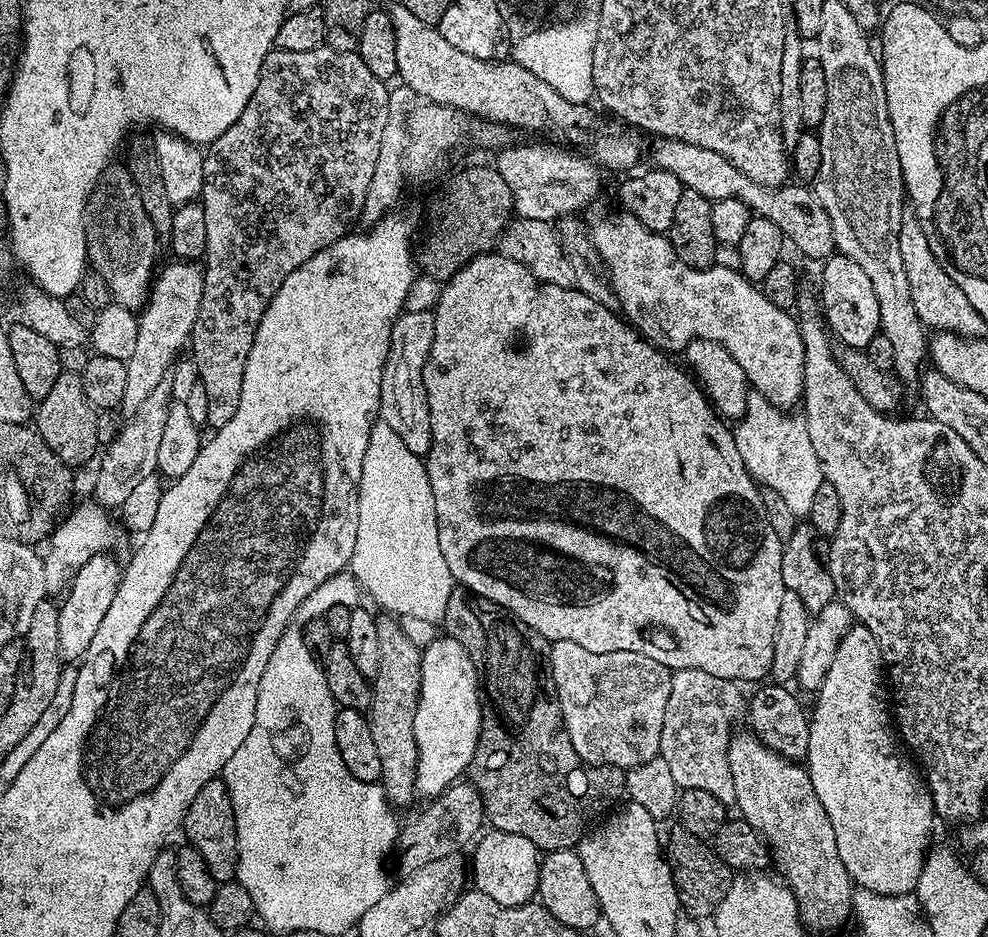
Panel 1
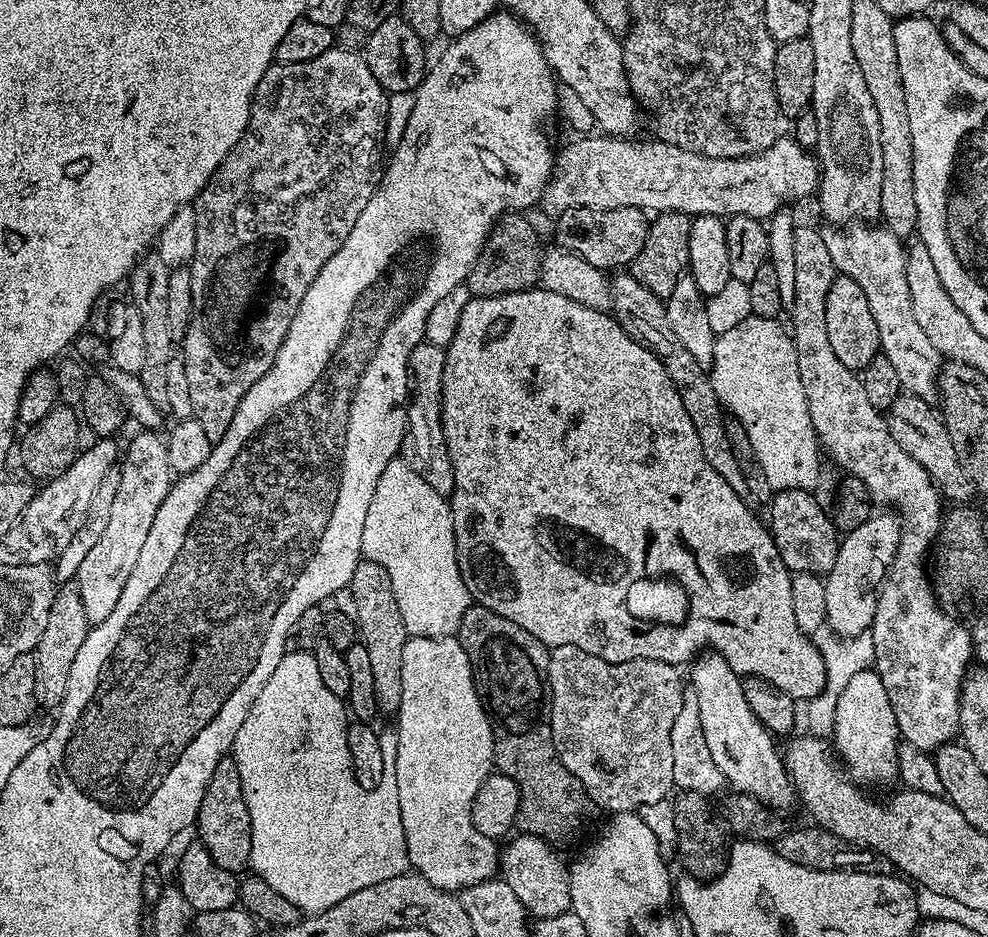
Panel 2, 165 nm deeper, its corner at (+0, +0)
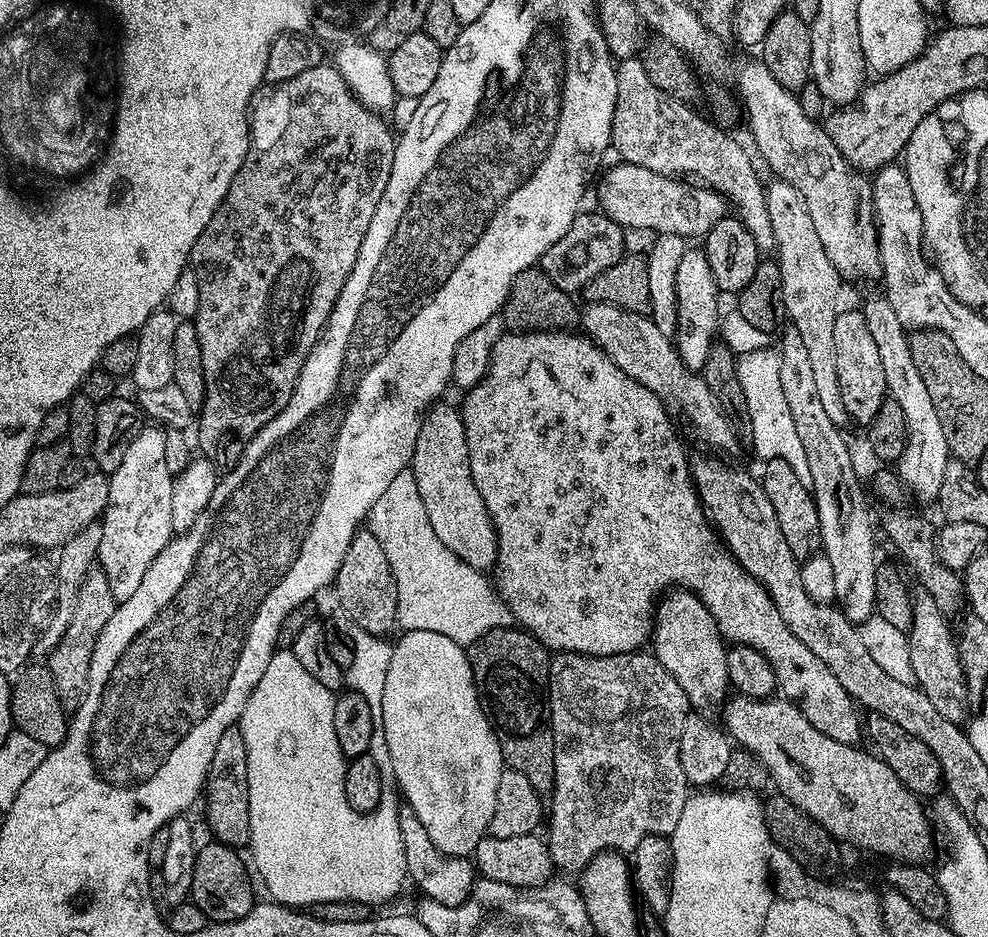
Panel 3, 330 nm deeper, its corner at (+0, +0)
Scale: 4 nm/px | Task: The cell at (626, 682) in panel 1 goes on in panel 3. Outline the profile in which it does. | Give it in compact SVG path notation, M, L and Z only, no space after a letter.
M637 650L635 652L627 652L626 654L614 654L613 656L587 656L586 654L578 654L577 652L562 652L551 657L548 665L548 715L552 718L552 737L554 738L554 786L550 793L552 799L552 808L550 804L550 815L546 820L546 828L548 824L548 836L546 835L546 843L548 852L552 856L552 863L557 869L560 868L564 872L573 872L579 874L584 871L584 867L589 862L601 854L607 853L609 850L615 850L621 854L632 854L638 844L642 842L642 838L647 835L658 835L667 837L674 830L674 826L678 826L678 818L682 818L682 806L686 806L690 795L690 785L686 774L682 774L682 758L680 757L680 743L682 742L682 722L686 722L686 718L690 715L690 705L686 694L682 690L682 686L678 686L678 682L674 682L674 678L670 678L668 671L656 661L655 655L648 650Z

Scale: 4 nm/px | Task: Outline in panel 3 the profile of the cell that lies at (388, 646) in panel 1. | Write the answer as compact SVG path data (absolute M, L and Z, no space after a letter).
M361 530L354 534L346 556L342 558L342 566L338 566L335 588L336 596L351 623L362 626L362 630L375 636L387 637L388 632L397 631L398 586L394 582L386 550L382 550L382 545L378 543L378 538L374 538L371 530Z

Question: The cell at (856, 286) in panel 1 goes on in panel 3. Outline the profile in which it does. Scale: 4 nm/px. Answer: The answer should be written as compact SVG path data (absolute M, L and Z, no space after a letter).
M837 311L834 322L834 354L838 366L838 386L848 420L857 420L861 426L872 423L878 414L882 402L888 396L886 374L882 371L882 362L878 355L878 345L870 335L870 326L866 326L863 311Z

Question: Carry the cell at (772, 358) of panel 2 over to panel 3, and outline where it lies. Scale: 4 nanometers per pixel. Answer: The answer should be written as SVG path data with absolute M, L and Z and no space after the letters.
M770 348L746 353L737 359L738 380L742 383L747 410L750 411L751 447L766 462L774 457L782 457L790 463L794 474L798 474L803 484L808 484L811 478L809 463L806 461L806 451L799 441L790 408L783 395L779 360L779 355Z

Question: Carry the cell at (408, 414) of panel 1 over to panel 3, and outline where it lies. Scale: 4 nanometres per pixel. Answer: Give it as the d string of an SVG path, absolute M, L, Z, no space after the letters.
M435 403L424 413L418 442L414 442L410 471L414 474L414 482L418 482L418 494L422 494L422 506L426 506L426 518L430 518L430 526L434 526L434 534L438 534L442 544L471 568L491 569L496 563L496 531L486 510L486 502L482 502L482 494L478 494L478 486L474 486L474 478L470 474L470 450L466 450L466 430L460 408L451 408L444 403Z

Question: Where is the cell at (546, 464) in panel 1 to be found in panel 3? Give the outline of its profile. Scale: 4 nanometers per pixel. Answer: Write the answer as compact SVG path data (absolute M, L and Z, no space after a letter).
M553 330L551 332L514 332L505 331L504 335L495 341L496 345L491 345L490 355L488 356L488 372L482 378L482 382L478 382L473 388L467 389L468 396L462 403L460 408L460 417L464 423L466 430L466 450L470 450L470 474L474 478L474 486L478 486L478 494L482 494L482 502L486 502L486 510L492 519L492 525L496 531L496 563L494 565L494 573L496 572L496 580L494 579L494 588L501 600L504 601L506 607L512 611L512 619L523 631L529 632L539 644L543 644L545 649L551 650L553 653L577 652L578 654L586 654L587 656L613 656L614 654L626 654L627 652L635 652L643 649L649 643L652 626L654 623L654 609L658 603L658 597L667 593L669 590L687 590L696 595L706 606L706 610L710 610L710 614L714 618L714 622L718 626L720 635L724 637L729 645L741 644L742 646L750 646L754 650L758 650L768 659L770 666L774 666L774 674L776 675L776 686L779 695L785 700L791 700L798 710L802 710L802 714L806 718L806 722L810 722L810 726L814 726L814 730L822 730L822 734L826 734L826 738L834 738L843 744L859 745L862 740L862 716L858 711L857 705L852 699L852 695L845 690L842 682L838 682L838 678L834 678L834 674L830 671L830 666L826 666L826 662L822 662L822 658L814 658L814 654L804 643L798 642L798 638L794 634L794 630L790 630L790 626L786 626L786 622L782 622L782 614L778 614L778 606L774 606L774 602L768 597L768 591L755 580L752 575L738 563L735 556L728 551L727 547L722 543L719 535L714 531L713 525L710 523L709 517L704 511L703 504L700 503L700 495L696 492L696 483L692 480L692 470L690 467L690 456L684 453L684 446L680 442L679 436L676 434L675 428L672 426L672 420L669 409L663 400L654 395L646 386L642 386L642 382L638 382L634 378L630 378L630 374L626 374L621 370L614 361L602 351L587 335L581 334L576 330Z

